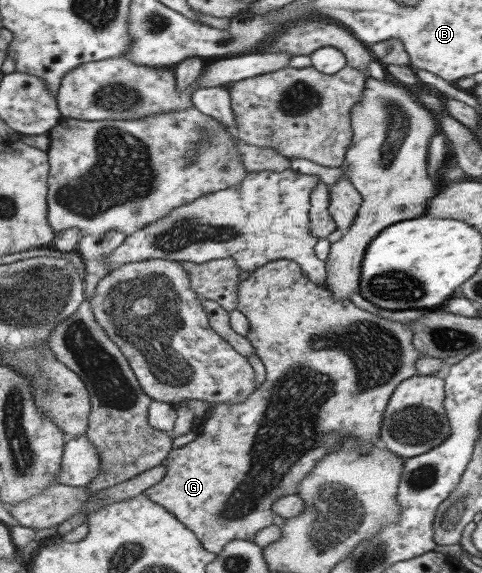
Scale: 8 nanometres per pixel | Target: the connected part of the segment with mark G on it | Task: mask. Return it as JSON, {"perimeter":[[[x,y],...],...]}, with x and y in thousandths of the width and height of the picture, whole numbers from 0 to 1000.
{"perimeter":[[[571,452],[571,455],[558,455],[558,459],[515,475],[510,487],[492,494],[492,536],[488,539],[512,555],[519,576],[508,583],[508,590],[517,593],[521,606],[525,606],[525,616],[546,635],[550,665],[529,675],[525,686],[500,703],[438,709],[425,723],[417,756],[407,756],[405,766],[380,777],[380,780],[355,784],[340,803],[342,829],[338,829],[334,839],[293,860],[293,864],[301,862],[309,873],[334,881],[355,899],[361,899],[367,909],[380,913],[386,921],[392,921],[392,927],[400,928],[400,934],[407,934],[409,944],[421,958],[442,967],[454,965],[463,958],[463,951],[483,944],[483,941],[523,944],[537,923],[558,920],[562,906],[566,906],[566,892],[562,892],[566,874],[575,874],[591,864],[616,860],[616,846],[629,836],[629,829],[637,829],[654,815],[658,801],[678,794],[678,791],[699,787],[699,780],[707,777],[712,766],[737,763],[749,773],[761,770],[761,773],[778,773],[786,778],[790,775],[784,766],[786,745],[807,693],[824,670],[865,654],[861,630],[878,621],[857,607],[849,562],[832,564],[811,560],[797,550],[782,551],[768,546],[766,539],[739,536],[724,524],[691,524],[687,506],[641,490],[627,469],[604,452]]]}

